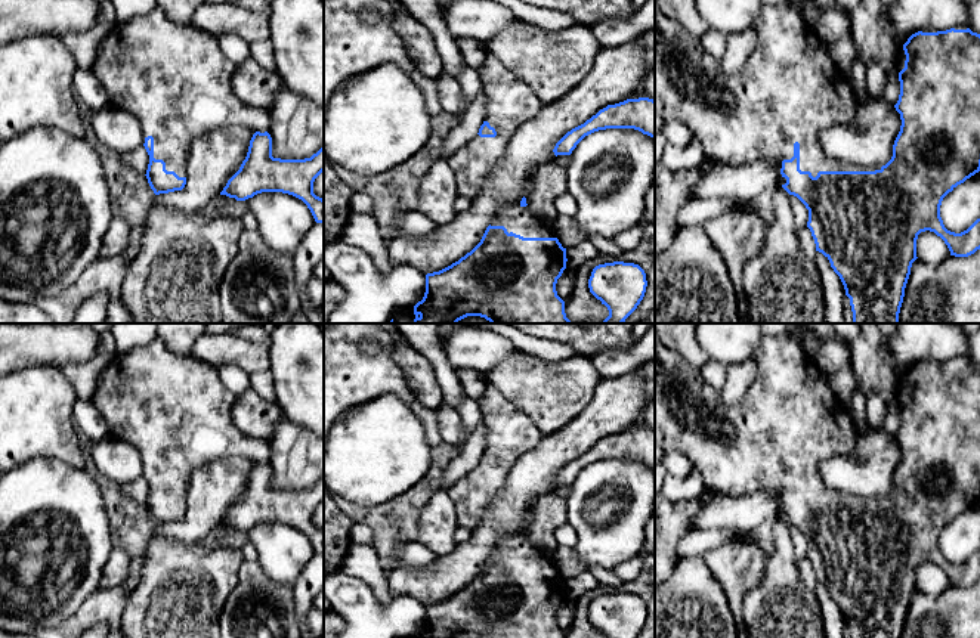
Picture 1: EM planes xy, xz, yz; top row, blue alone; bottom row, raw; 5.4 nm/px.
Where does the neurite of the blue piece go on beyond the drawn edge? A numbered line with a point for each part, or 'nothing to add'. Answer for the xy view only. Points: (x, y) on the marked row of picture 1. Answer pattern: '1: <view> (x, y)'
1: xy (175, 79)

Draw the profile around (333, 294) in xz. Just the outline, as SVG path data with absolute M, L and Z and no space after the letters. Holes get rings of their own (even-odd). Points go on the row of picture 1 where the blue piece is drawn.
M333 279L324 281L324 323L327 323L330 315L340 304L343 297L344 292L337 282Z

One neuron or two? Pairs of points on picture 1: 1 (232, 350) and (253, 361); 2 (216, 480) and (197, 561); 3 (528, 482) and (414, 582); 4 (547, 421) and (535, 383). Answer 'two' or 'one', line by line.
1: one
2: two
3: one
4: one

